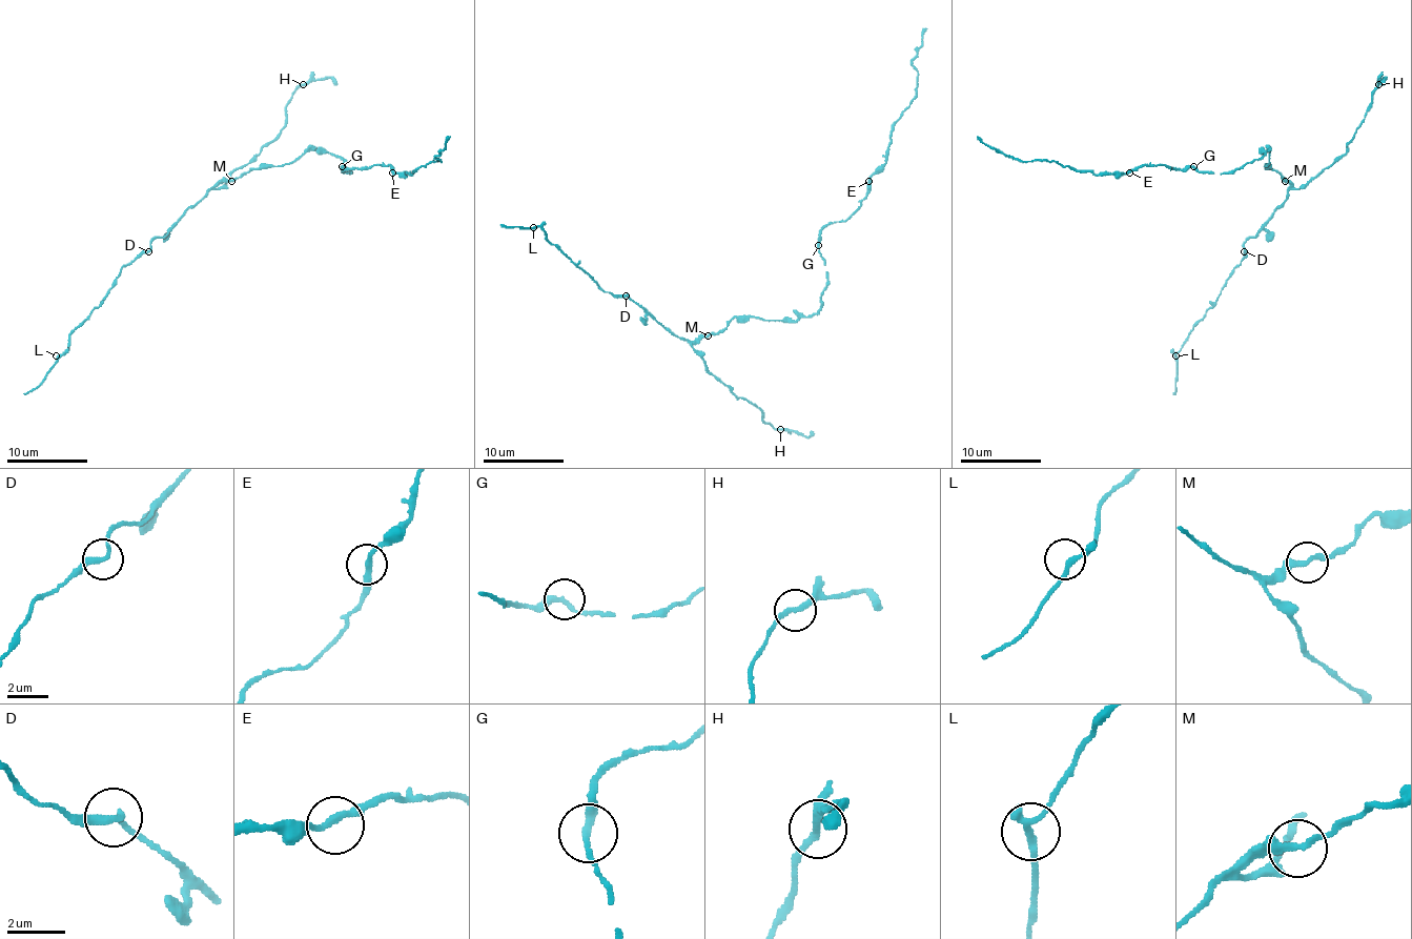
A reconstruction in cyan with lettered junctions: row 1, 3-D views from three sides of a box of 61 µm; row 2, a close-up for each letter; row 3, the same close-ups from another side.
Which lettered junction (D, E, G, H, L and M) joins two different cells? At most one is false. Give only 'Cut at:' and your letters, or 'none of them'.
Cut at: none of them

